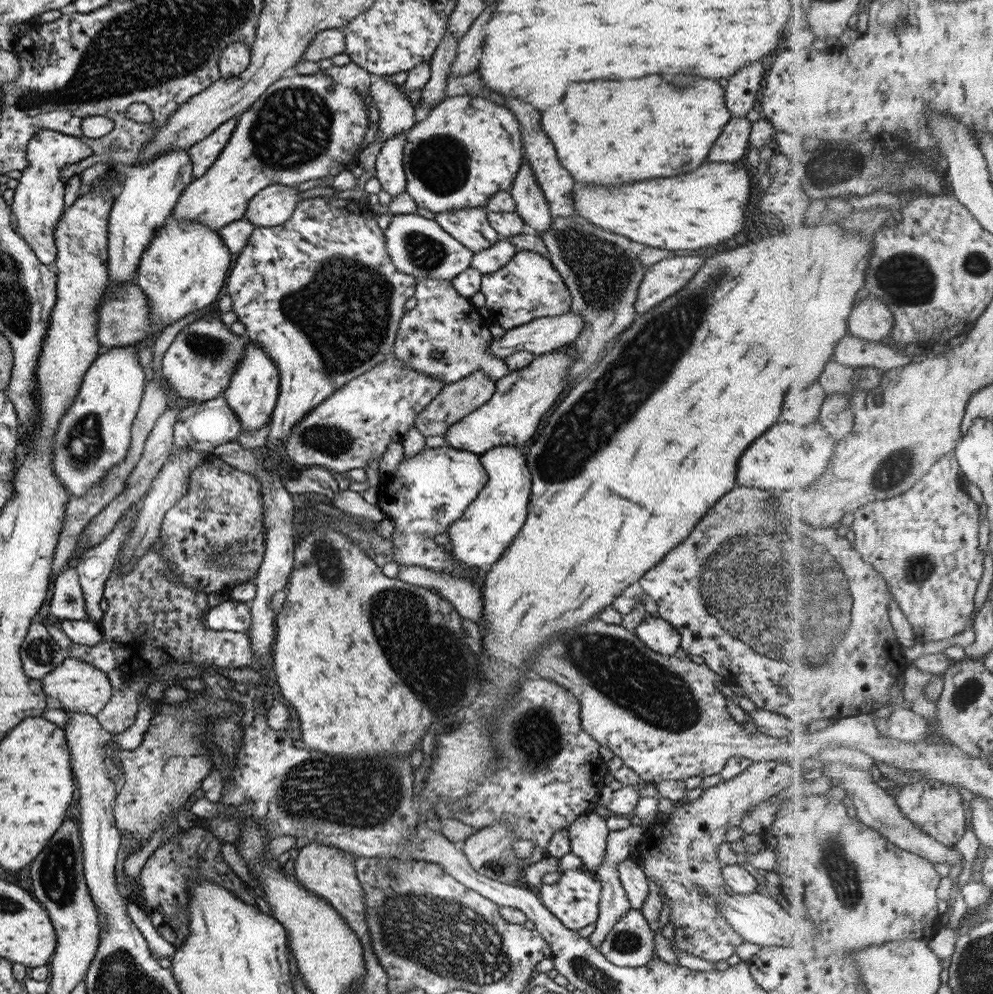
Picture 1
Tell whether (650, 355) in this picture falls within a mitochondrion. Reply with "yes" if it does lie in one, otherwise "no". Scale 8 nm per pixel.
yes

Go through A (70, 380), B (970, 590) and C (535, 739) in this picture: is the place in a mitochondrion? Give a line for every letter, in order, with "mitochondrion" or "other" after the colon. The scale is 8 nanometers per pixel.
A: other
B: other
C: mitochondrion

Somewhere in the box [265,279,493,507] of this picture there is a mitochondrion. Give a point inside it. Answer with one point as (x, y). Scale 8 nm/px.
(333, 439)

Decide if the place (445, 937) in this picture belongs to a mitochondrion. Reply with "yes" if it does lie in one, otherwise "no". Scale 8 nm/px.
yes

